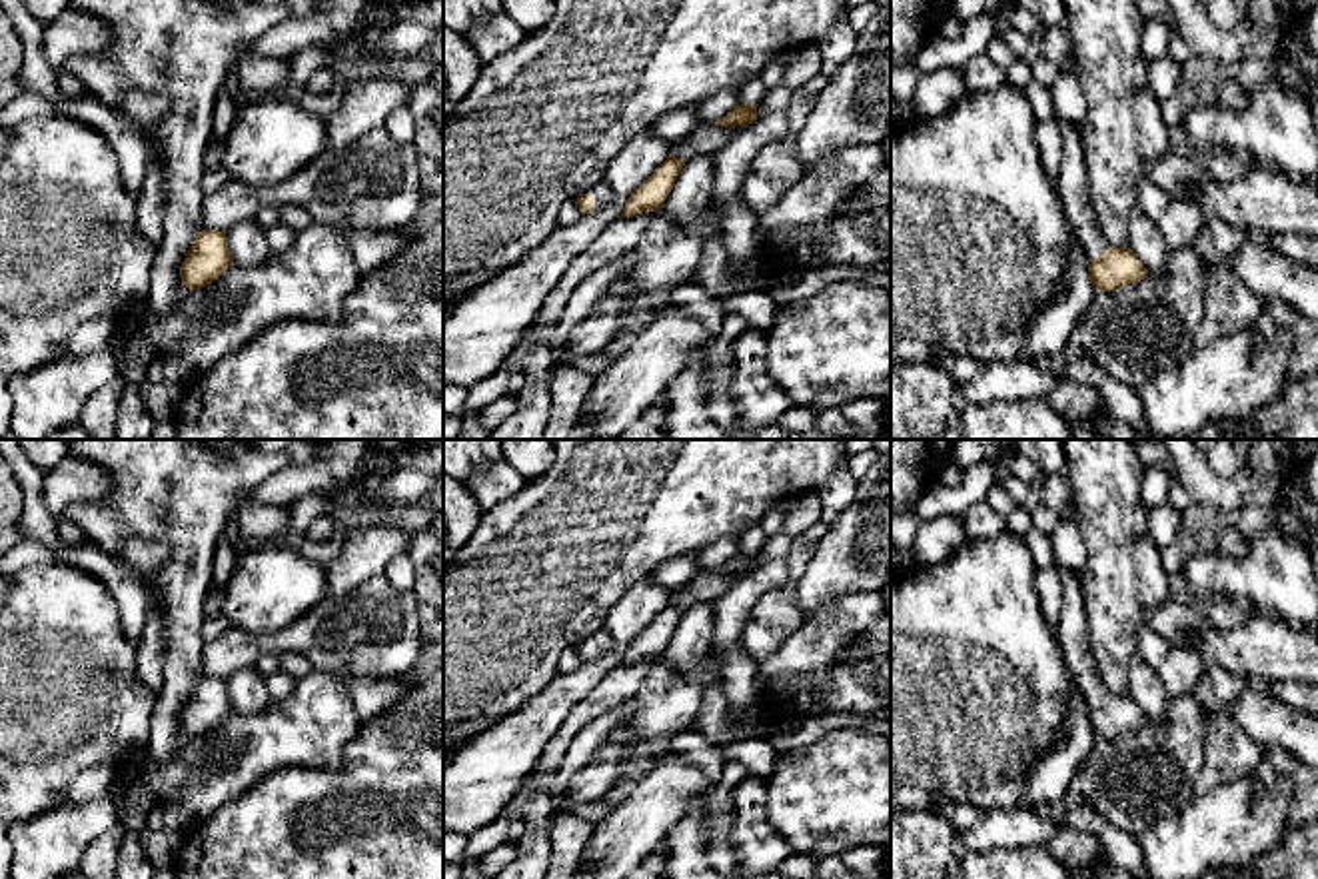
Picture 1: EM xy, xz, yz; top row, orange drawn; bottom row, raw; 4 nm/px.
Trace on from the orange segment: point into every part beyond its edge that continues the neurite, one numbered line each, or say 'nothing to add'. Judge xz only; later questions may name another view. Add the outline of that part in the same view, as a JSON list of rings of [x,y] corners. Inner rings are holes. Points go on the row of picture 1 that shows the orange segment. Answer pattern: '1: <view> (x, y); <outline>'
1: xz (602, 194); [[[605,180],[589,188],[585,194],[589,194],[593,200],[593,212],[607,208],[613,200],[613,190],[609,188]]]

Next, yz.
1: yz (1071, 184); [[[1060,120],[1062,158],[1056,178],[1056,192],[1072,230],[1082,244],[1086,264],[1104,254],[1110,244],[1104,240],[1094,206],[1090,204],[1088,180],[1078,128]]]

